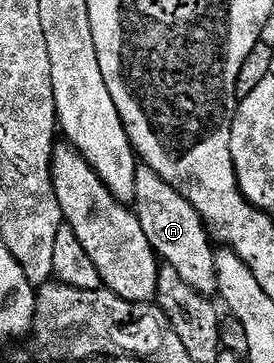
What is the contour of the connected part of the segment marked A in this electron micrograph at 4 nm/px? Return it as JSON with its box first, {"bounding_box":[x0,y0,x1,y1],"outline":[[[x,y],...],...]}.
{"bounding_box":[132,165,218,296],"outline":[[[139,165],[136,172],[136,196],[132,203],[132,209],[138,215],[140,228],[144,228],[144,236],[148,236],[148,244],[152,244],[154,253],[165,265],[176,268],[176,272],[187,284],[192,284],[196,292],[207,296],[217,295],[218,277],[216,276],[216,262],[214,256],[216,253],[212,243],[212,235],[206,228],[206,223],[202,221],[201,216],[152,168]]]}

